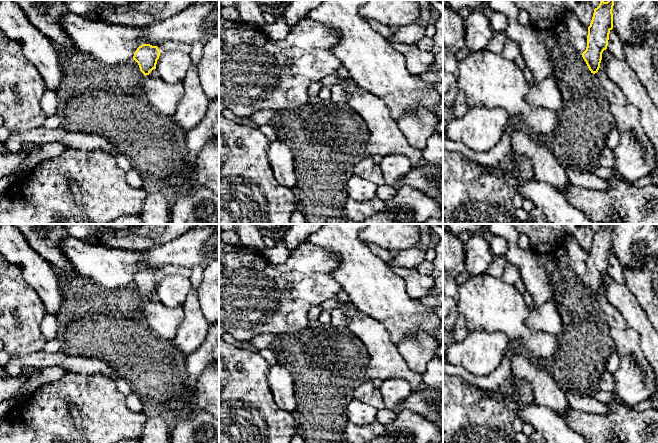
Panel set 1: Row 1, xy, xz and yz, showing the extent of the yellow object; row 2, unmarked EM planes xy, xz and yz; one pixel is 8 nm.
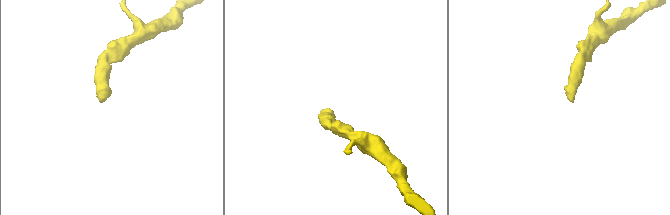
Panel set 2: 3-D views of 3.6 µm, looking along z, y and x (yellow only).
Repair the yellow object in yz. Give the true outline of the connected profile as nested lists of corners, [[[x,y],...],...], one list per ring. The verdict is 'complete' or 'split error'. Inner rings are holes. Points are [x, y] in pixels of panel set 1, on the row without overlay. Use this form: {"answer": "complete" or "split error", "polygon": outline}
{"answer": "complete", "polygon": [[[614,224],[600,225],[588,251],[587,271],[581,279],[593,298],[598,296],[602,277],[608,270],[609,258],[613,253],[613,230]]]}

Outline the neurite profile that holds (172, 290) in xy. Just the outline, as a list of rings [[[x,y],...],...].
[[[181,275],[161,276],[156,294],[159,301],[168,307],[183,306],[192,285],[189,278]]]

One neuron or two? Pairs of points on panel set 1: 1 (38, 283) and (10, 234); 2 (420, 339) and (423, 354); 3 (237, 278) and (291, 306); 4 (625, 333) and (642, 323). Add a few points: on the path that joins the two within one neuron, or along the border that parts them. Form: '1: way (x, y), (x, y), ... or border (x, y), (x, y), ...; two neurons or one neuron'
1: way (36, 271), (13, 246); one neuron
2: way (421, 343), (421, 350); one neuron
3: way (250, 291), (258, 297), (278, 298); one neuron
4: border (618, 311), (625, 322), (637, 332), (642, 351); two neurons

